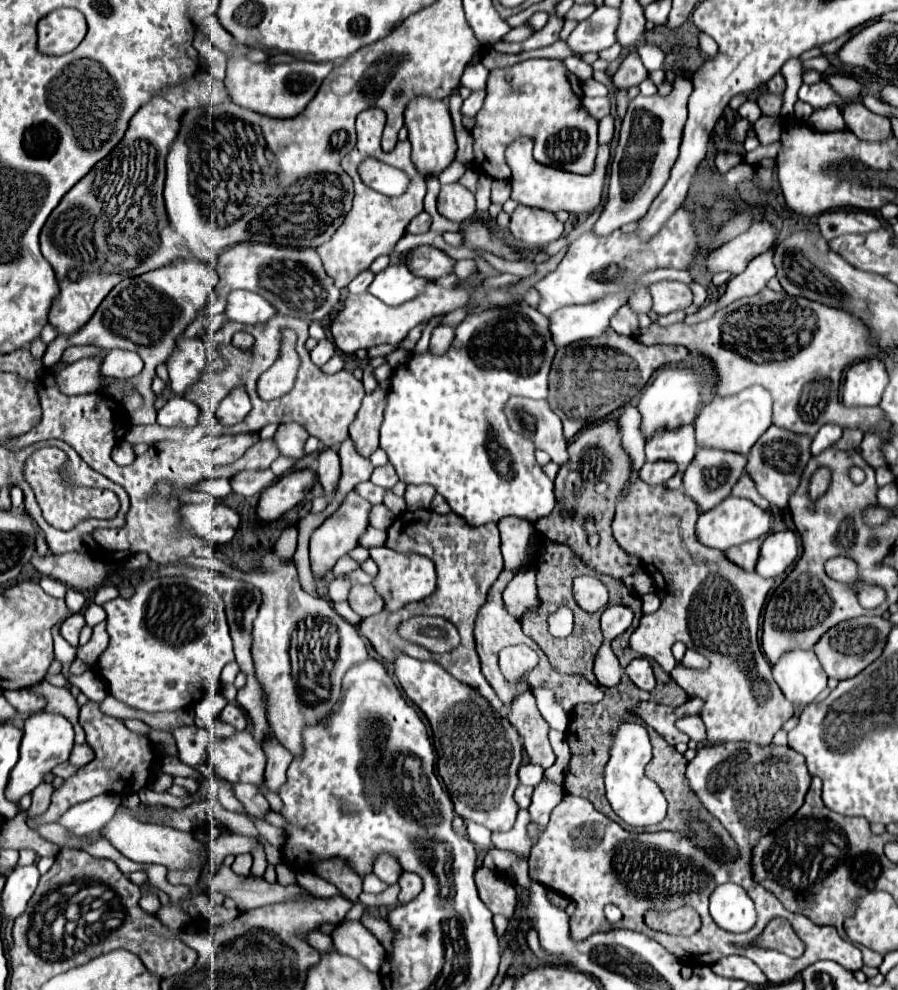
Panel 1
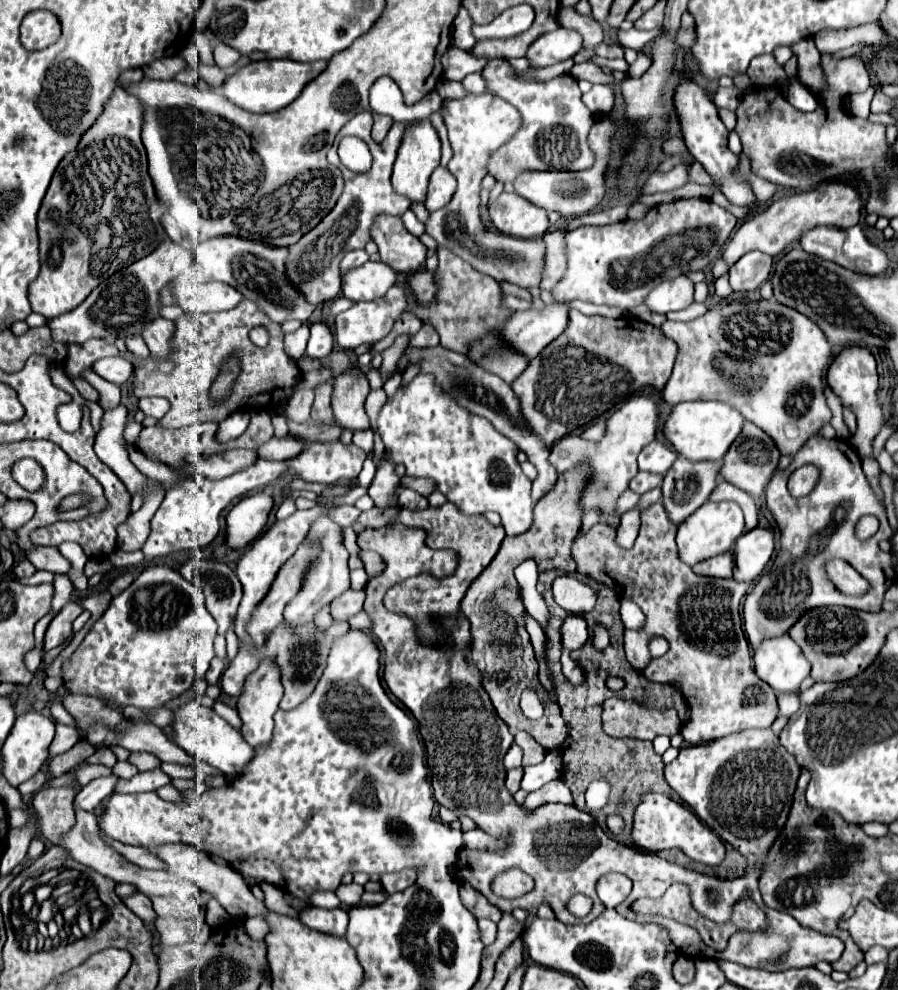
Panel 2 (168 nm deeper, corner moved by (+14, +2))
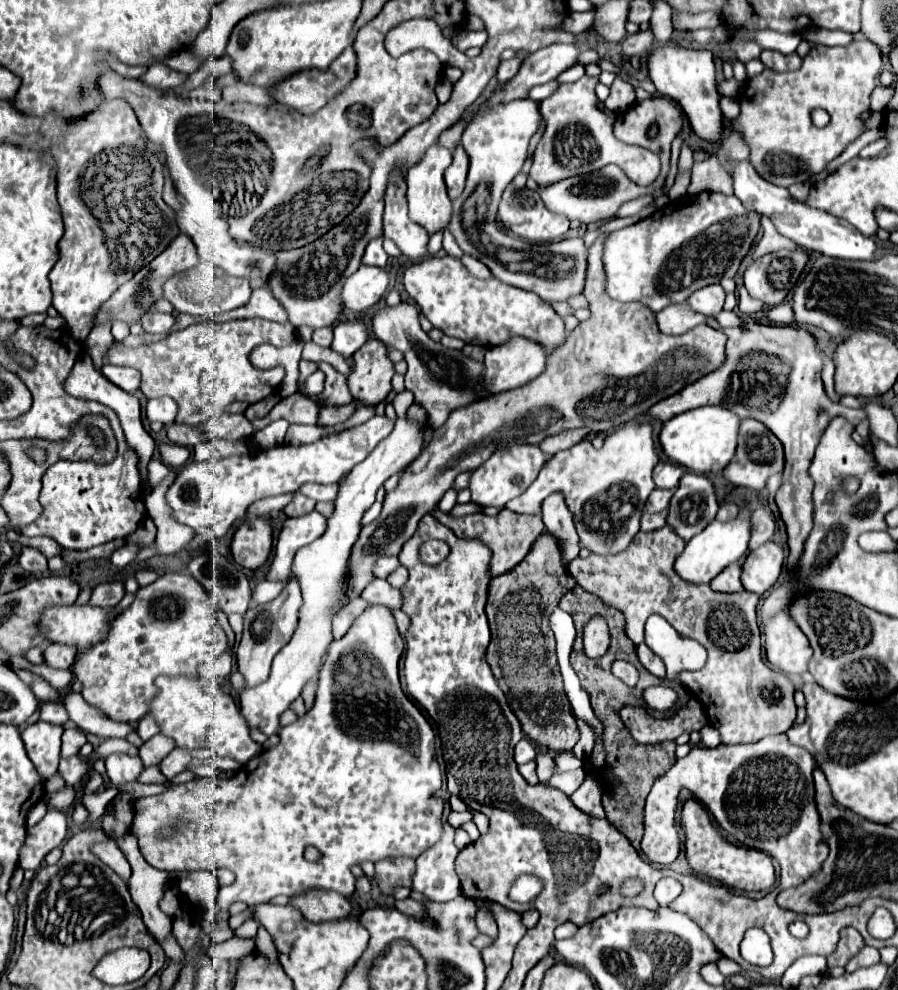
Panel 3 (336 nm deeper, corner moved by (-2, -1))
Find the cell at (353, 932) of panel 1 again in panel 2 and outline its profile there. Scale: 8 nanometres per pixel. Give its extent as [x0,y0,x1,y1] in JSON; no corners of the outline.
[298,905,348,937]

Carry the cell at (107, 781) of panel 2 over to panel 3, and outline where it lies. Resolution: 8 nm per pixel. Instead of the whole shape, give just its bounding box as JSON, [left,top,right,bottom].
[106,754,144,788]

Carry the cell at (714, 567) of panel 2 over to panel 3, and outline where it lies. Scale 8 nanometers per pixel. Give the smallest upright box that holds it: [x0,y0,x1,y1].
[710,562,744,592]

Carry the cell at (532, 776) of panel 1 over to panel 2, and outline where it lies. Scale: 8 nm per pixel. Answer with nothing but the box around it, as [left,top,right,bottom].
[504,743,522,769]

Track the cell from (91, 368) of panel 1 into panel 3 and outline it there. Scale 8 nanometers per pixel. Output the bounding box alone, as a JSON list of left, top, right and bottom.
[104,318,294,424]

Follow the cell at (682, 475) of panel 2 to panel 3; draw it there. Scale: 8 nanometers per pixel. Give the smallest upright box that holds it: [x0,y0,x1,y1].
[668,472,718,540]

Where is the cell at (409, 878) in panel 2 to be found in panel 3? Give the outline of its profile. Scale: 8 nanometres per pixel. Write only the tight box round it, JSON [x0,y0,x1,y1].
[412,824,462,902]

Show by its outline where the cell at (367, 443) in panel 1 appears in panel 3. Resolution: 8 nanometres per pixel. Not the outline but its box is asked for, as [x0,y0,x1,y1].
[348,338,394,406]

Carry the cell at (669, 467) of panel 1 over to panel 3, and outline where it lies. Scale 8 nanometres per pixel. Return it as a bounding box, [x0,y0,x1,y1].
[646,490,672,512]

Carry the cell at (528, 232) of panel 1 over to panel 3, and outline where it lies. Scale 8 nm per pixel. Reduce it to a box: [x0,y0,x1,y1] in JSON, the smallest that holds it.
[498,186,570,244]

